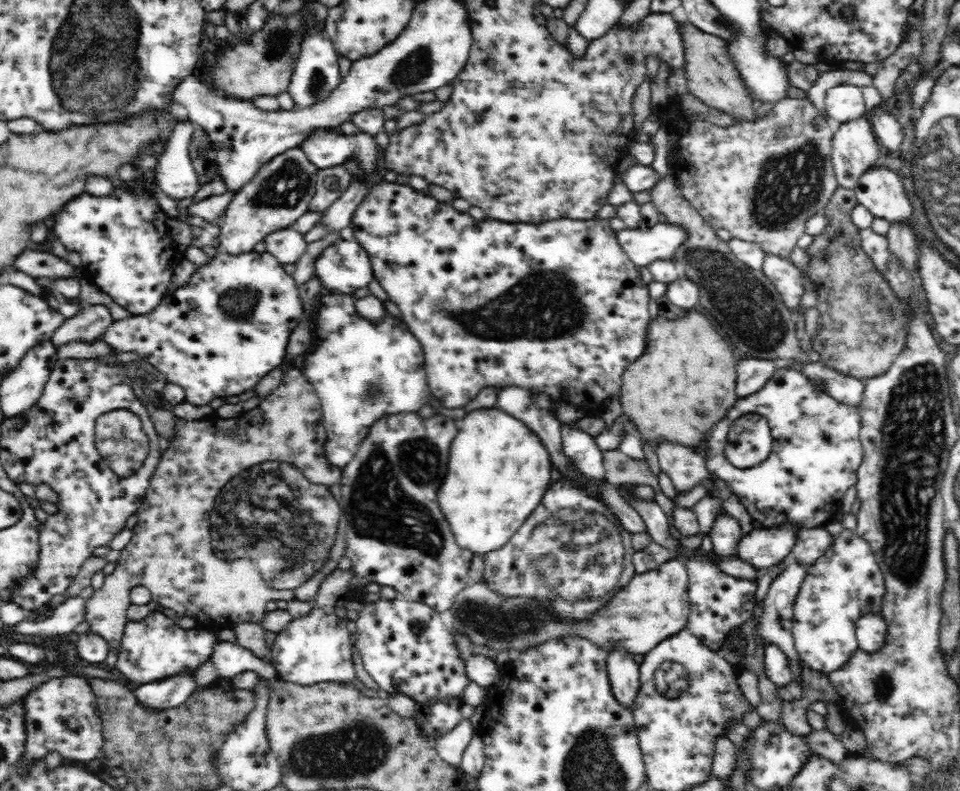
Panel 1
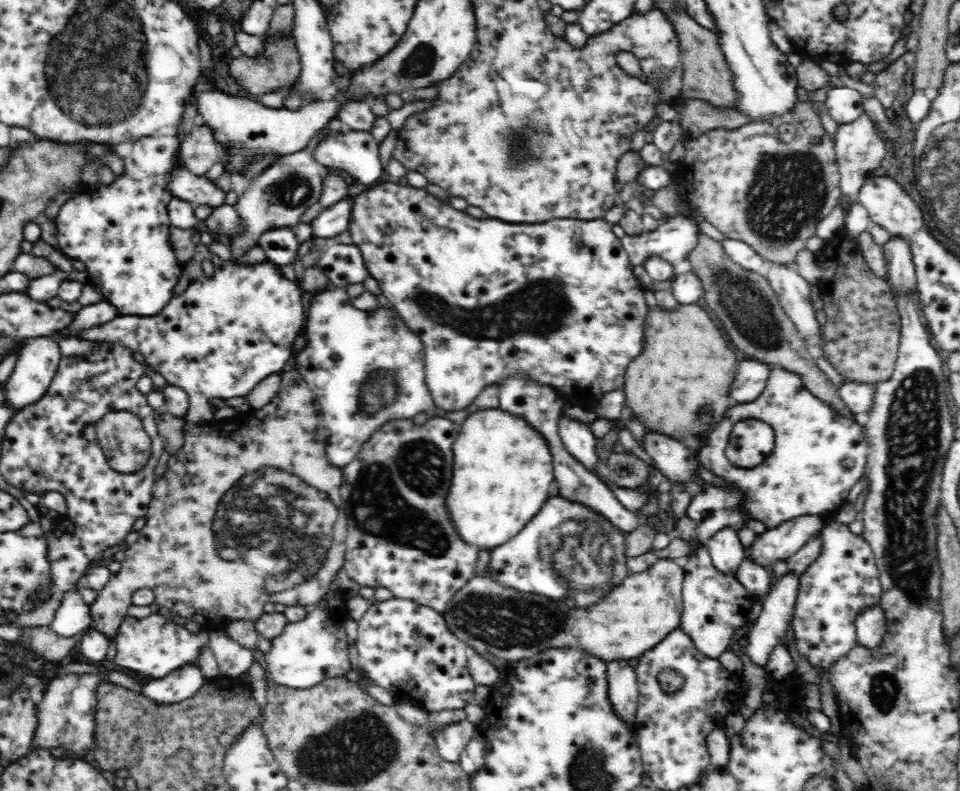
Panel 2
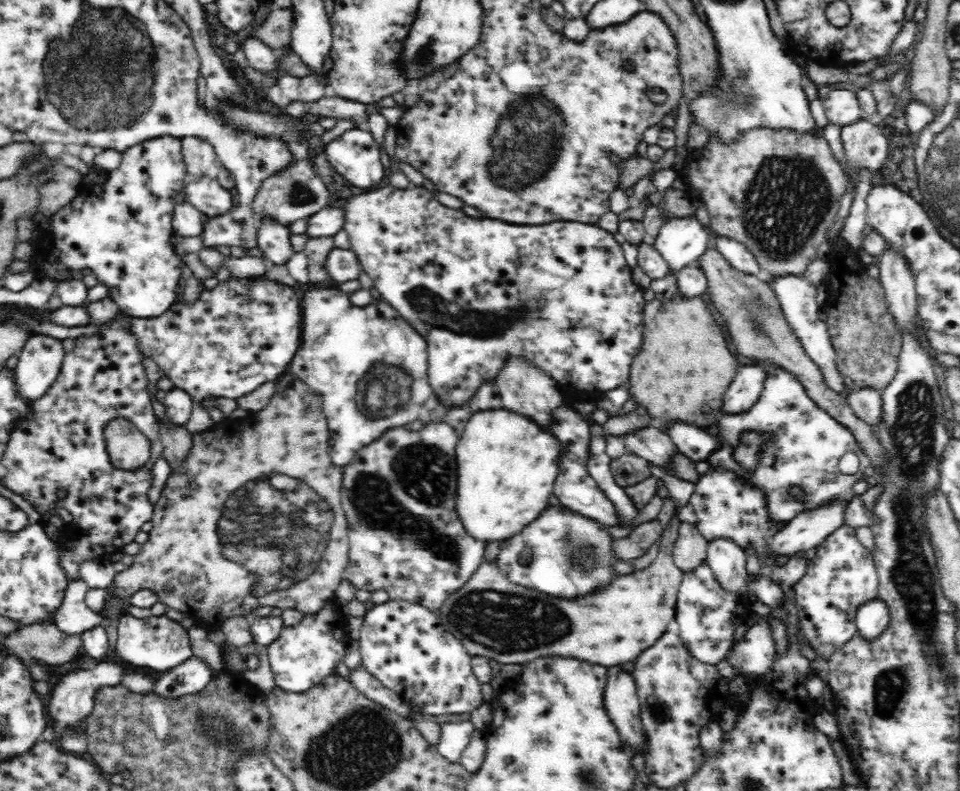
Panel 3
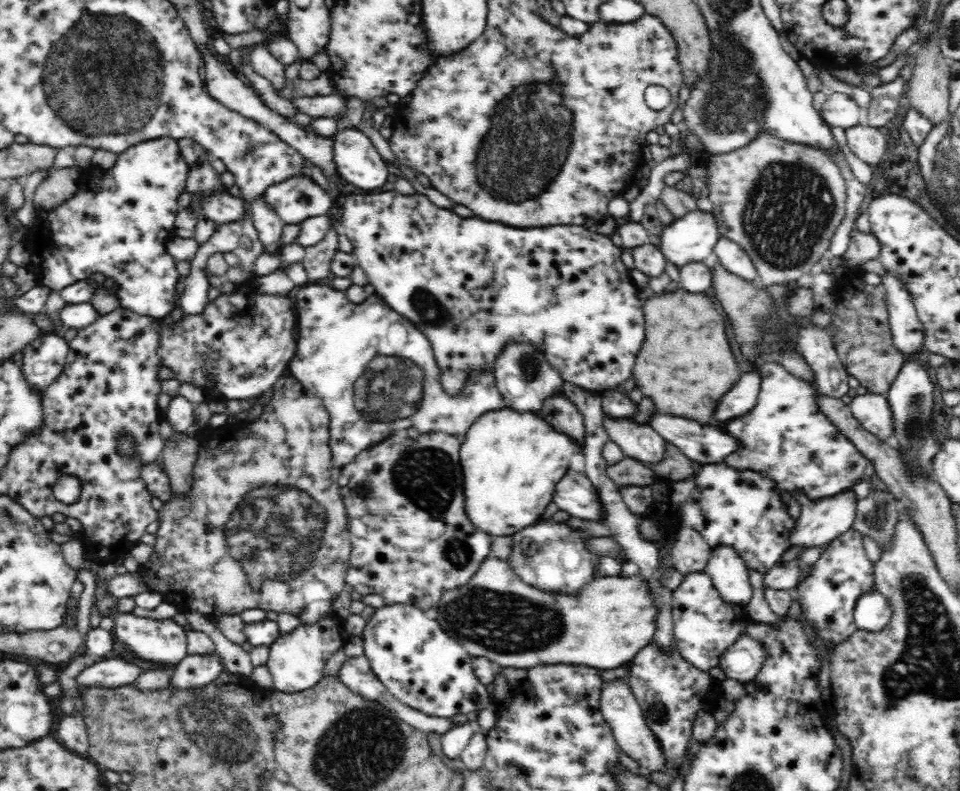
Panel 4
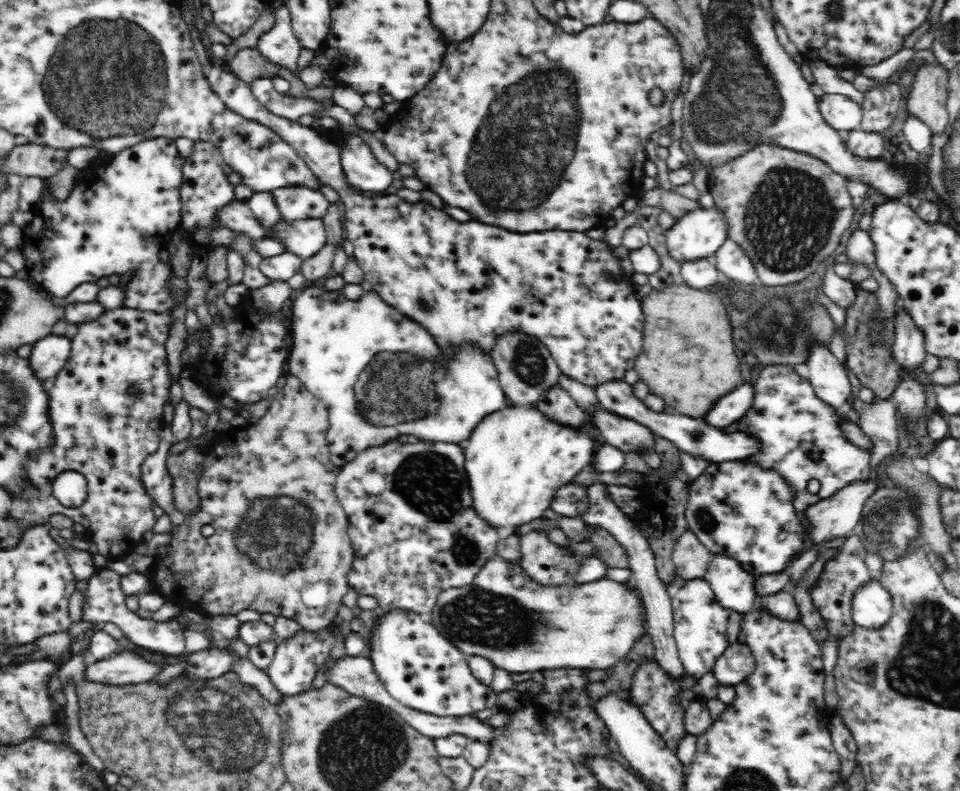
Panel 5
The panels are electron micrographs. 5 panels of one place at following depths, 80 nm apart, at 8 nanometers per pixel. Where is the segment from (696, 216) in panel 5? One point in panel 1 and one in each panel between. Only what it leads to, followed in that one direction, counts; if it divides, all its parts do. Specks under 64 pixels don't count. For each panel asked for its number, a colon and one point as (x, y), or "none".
1: (643, 245)
2: (674, 240)
3: (681, 241)
4: (692, 238)

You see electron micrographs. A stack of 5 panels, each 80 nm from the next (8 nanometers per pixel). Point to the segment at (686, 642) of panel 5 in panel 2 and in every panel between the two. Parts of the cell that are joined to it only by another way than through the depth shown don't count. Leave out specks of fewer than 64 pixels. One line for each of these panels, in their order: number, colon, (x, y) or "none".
2: (714, 604)
3: (706, 617)
4: (704, 625)

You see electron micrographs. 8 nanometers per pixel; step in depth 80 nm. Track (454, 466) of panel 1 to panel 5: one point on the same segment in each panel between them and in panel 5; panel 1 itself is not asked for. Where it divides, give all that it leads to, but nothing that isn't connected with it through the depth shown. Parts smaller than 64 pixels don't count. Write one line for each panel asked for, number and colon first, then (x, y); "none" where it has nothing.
2: (503, 471)
3: (507, 464)
4: (512, 461)
5: (517, 460)

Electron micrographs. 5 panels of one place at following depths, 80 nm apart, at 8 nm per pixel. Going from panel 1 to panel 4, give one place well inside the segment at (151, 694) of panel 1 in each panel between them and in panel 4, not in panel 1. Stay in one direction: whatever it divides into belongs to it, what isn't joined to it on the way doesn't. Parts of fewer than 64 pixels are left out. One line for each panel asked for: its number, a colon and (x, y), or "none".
2: (176, 687)
3: (192, 676)
4: (195, 670)

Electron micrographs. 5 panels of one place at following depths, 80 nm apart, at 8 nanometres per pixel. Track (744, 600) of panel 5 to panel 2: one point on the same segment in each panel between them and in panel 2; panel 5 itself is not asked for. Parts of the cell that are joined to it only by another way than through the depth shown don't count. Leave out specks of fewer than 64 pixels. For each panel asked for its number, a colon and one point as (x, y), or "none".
2: (726, 552)
3: (727, 561)
4: (729, 575)

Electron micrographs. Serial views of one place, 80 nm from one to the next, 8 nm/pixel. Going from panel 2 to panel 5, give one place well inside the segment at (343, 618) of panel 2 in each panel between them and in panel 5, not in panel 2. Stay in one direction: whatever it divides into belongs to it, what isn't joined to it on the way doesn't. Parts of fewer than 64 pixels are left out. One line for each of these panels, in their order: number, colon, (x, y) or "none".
3: (302, 656)
4: (296, 661)
5: (296, 660)

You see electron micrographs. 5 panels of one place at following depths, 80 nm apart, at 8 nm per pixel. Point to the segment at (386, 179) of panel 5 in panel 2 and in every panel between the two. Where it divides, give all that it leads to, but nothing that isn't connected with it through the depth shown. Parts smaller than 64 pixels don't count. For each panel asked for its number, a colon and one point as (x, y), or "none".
2: (355, 152)
3: (355, 154)
4: (358, 161)

